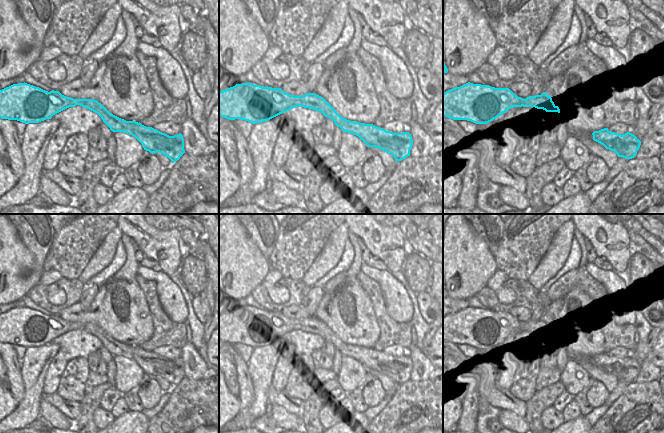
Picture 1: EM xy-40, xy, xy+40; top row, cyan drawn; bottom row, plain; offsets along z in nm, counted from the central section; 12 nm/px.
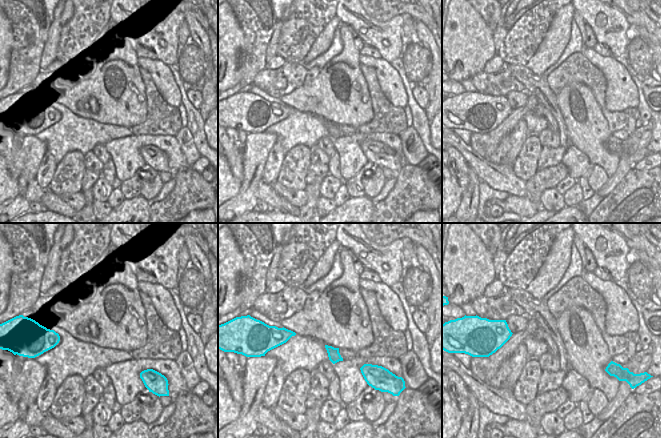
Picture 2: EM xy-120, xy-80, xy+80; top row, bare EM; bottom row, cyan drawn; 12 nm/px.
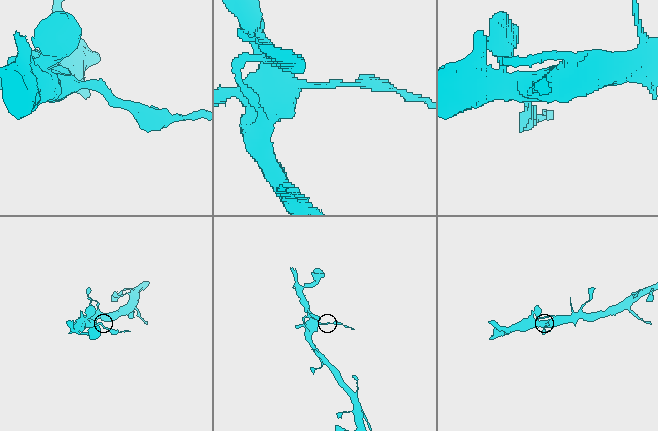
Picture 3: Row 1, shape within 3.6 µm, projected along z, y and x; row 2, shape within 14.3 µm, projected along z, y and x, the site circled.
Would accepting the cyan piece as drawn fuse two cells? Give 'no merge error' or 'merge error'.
merge error

